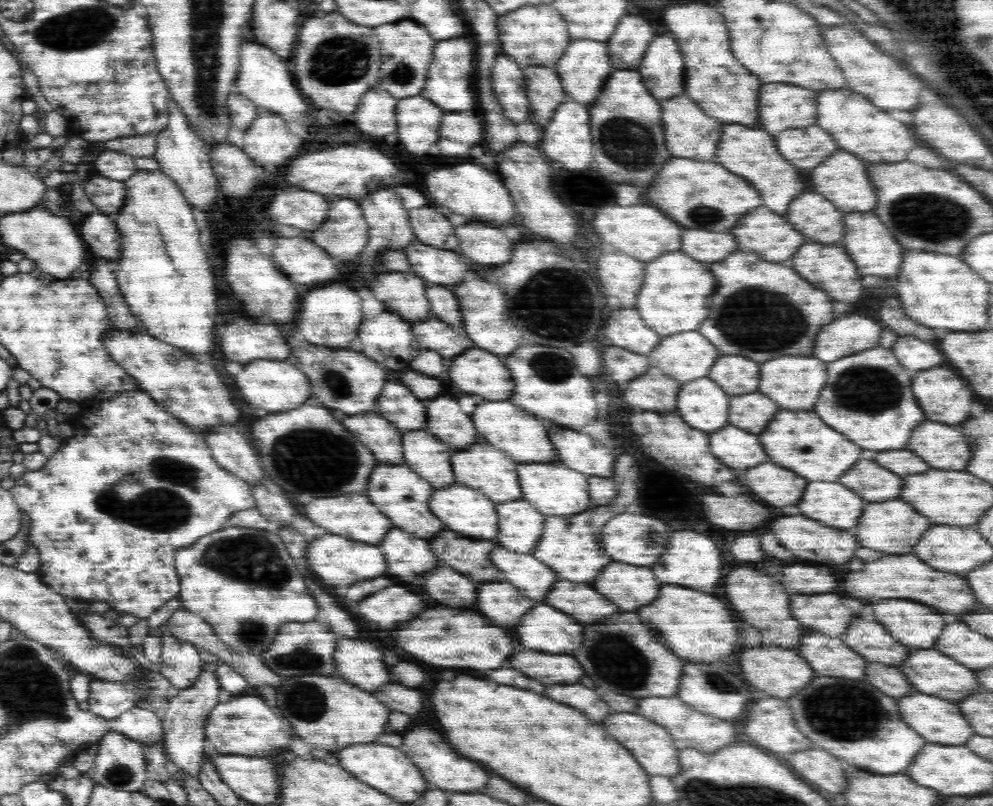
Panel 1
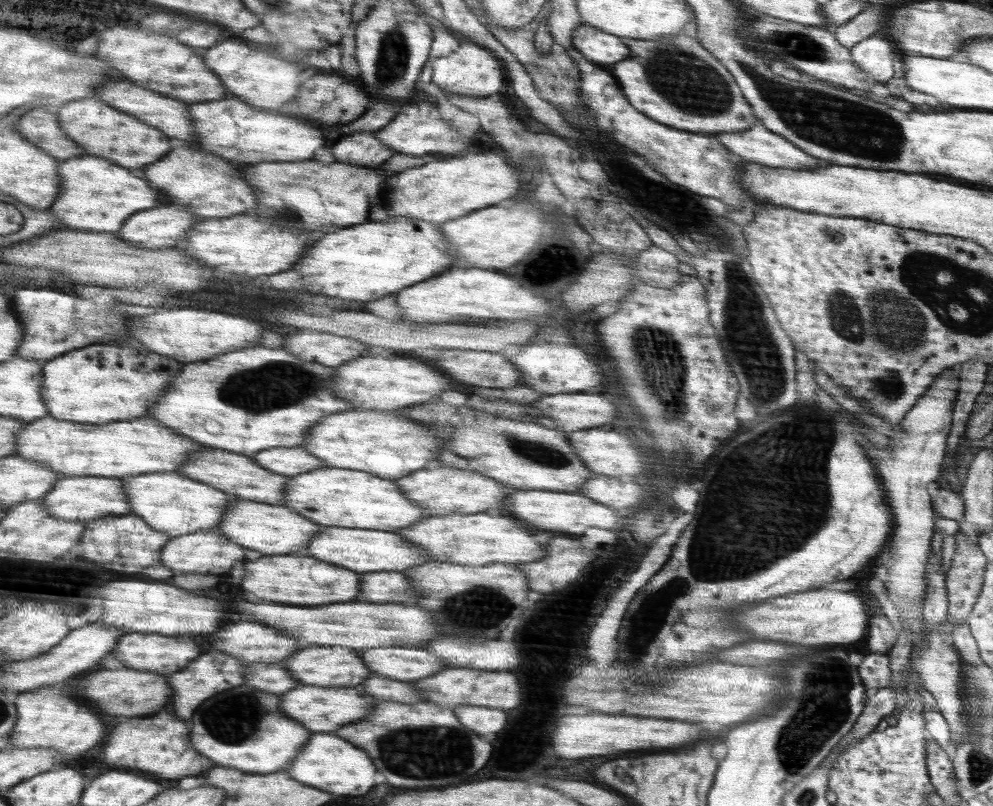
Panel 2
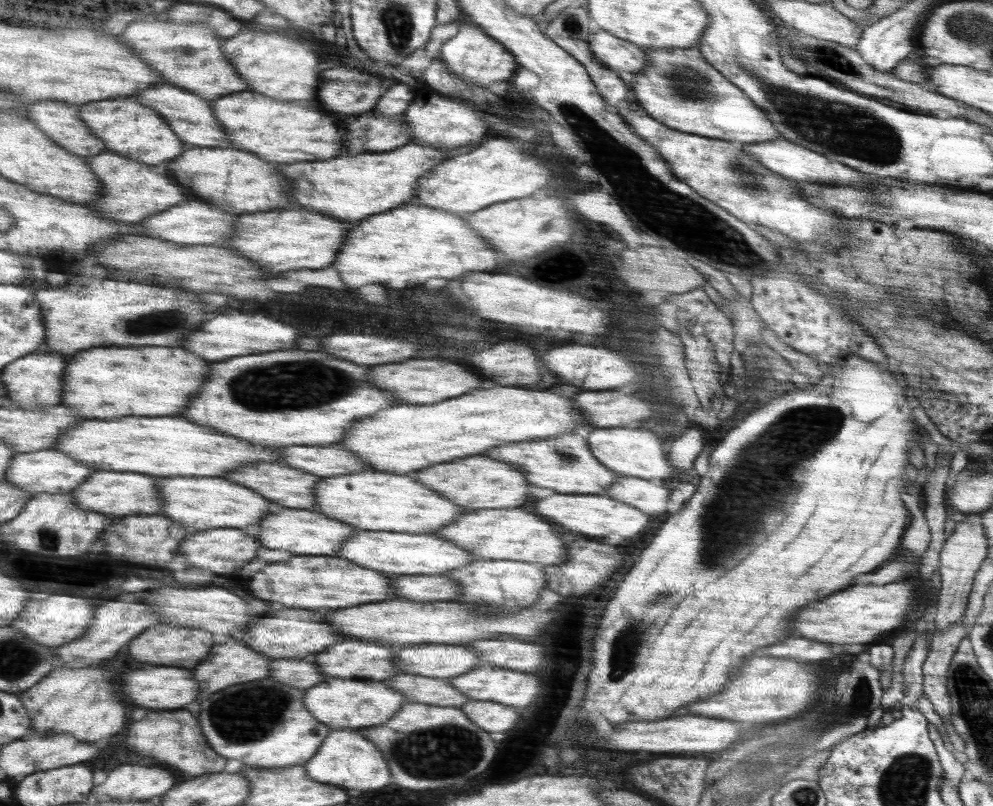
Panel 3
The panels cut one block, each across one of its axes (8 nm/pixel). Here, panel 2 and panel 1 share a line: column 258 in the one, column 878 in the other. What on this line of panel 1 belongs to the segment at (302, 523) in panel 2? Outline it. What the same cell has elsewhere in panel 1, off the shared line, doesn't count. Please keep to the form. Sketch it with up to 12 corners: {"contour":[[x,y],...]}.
{"contour":[[902,500],[874,502],[858,518],[862,546],[908,554],[930,520]]}

